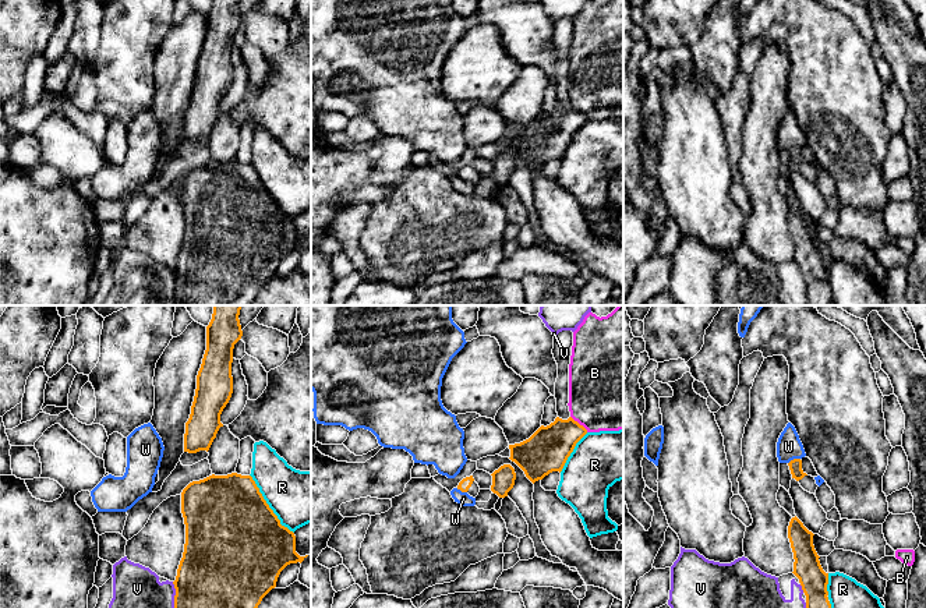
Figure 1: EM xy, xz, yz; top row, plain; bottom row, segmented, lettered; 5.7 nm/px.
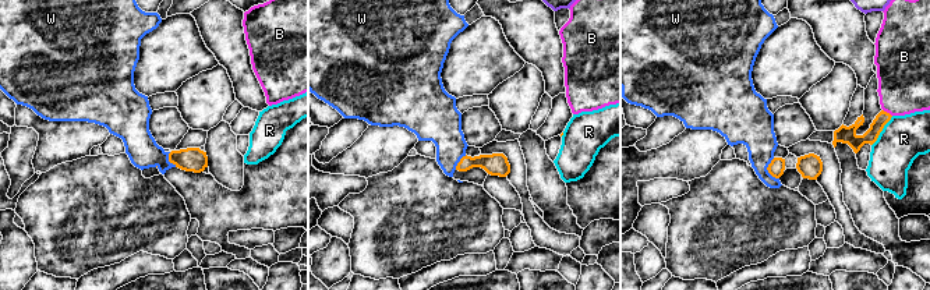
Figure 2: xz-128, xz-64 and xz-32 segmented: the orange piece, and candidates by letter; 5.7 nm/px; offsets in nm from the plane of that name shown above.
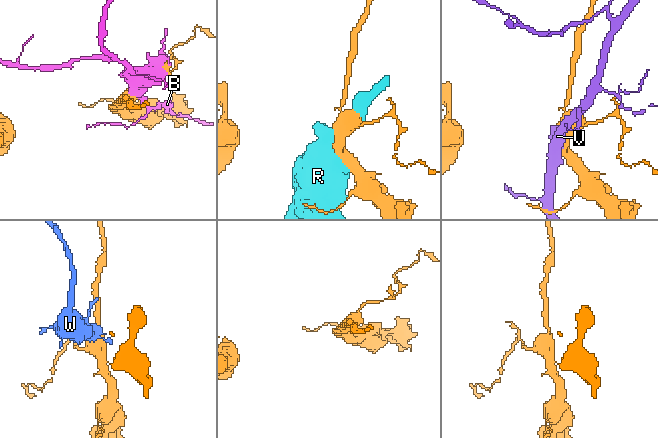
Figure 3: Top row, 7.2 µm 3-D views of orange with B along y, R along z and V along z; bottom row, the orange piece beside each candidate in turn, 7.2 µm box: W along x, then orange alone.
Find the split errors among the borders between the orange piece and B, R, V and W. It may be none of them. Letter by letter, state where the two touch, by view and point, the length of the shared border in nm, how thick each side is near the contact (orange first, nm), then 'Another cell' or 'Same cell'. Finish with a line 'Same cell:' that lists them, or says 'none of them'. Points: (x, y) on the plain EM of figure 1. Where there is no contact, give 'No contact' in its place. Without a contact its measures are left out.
B: Touches orange at xz (578, 110). Shared border 140 nm. Thickness 240 nm (orange) against 440 nm. Another cell
R: Touches orange at xy (268, 193). Shared border 420 nm. Thickness 500 nm (orange) against 320 nm. Another cell
V: Touches orange at xy (175, 287). Shared border 200 nm. Thickness 480 nm (orange) against 400 nm. Another cell
W: Touches orange at yz (794, 147). Shared border 80 nm. Thickness 80 nm (orange) against 140 nm. Another cell
Same cell: none of them

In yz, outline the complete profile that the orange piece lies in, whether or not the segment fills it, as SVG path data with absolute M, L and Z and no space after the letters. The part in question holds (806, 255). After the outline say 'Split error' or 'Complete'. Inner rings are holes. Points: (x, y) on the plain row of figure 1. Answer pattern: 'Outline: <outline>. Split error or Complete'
Outline: M795 204L788 213L788 226L794 240L794 262L806 283L807 305L833 305L828 289L828 261L820 252L813 233L813 220Z. Complete

